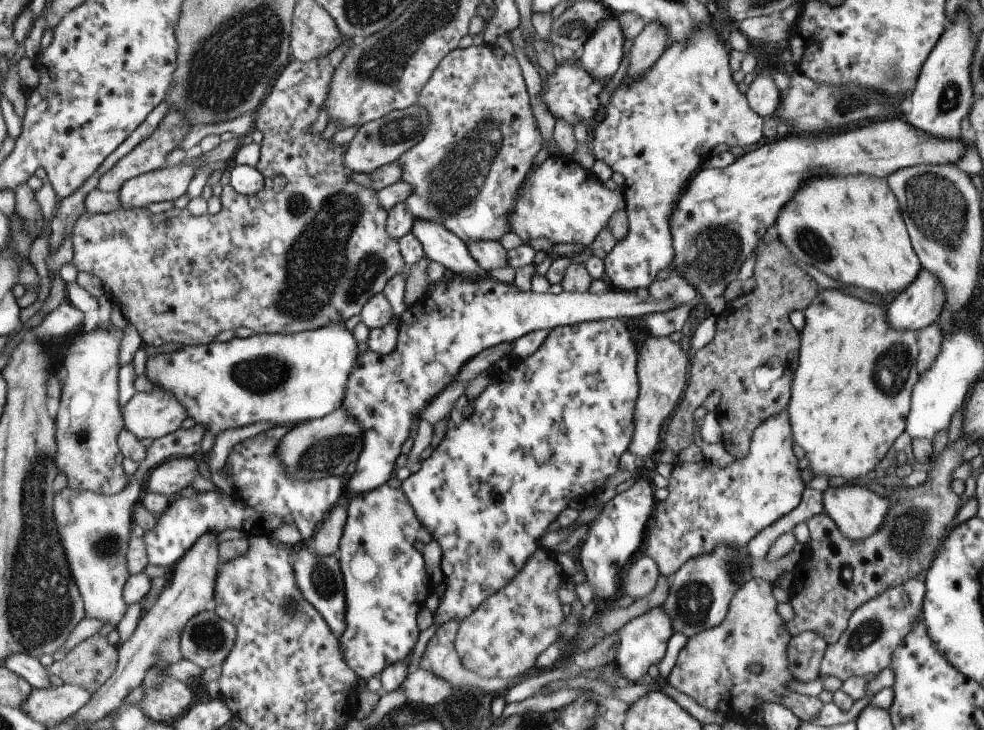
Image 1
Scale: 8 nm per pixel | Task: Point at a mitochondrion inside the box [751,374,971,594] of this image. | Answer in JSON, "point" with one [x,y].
{"point":[906,533]}

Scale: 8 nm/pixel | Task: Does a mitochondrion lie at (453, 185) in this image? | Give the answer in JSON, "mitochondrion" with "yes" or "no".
{"mitochondrion":"yes"}

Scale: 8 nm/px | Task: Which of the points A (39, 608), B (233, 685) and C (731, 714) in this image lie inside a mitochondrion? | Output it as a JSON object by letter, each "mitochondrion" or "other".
{"A":"mitochondrion","B":"other","C":"other"}

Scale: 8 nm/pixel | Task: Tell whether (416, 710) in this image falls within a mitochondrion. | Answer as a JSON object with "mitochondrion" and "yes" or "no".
{"mitochondrion":"no"}

